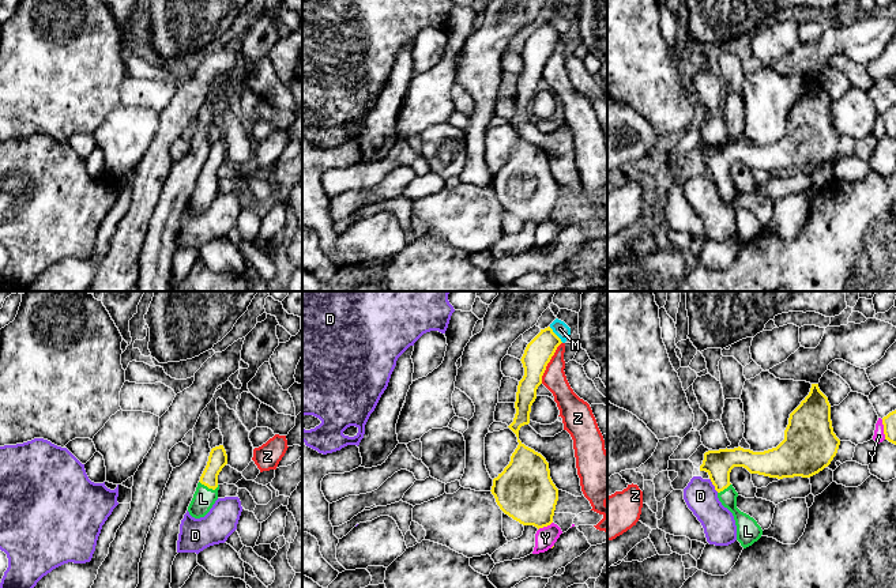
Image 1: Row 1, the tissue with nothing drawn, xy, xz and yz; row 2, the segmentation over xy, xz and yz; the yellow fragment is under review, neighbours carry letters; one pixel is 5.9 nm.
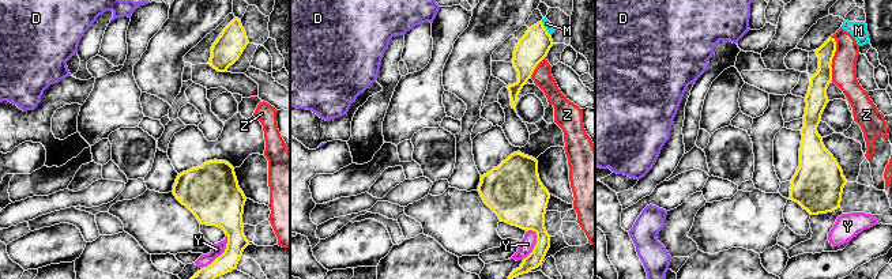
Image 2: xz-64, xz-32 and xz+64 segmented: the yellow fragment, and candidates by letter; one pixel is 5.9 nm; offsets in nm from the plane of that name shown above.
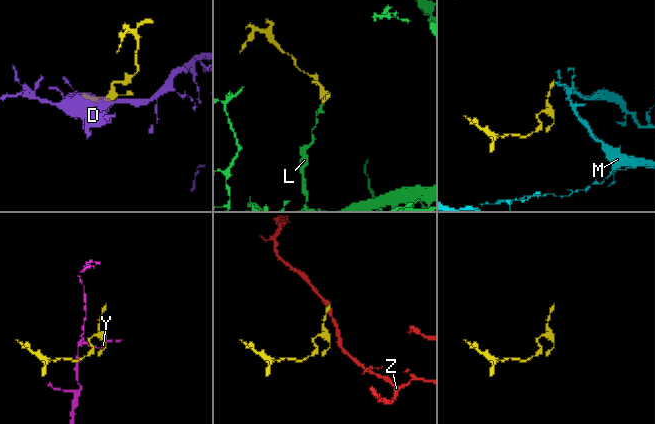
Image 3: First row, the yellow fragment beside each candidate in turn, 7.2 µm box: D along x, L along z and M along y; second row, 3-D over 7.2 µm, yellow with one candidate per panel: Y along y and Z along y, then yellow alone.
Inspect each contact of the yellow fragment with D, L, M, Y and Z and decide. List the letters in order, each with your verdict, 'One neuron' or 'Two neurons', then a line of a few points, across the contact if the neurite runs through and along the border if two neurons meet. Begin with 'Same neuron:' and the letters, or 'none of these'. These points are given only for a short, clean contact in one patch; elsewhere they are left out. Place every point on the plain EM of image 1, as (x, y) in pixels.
Same neuron: L
D: Two neurons. Line: yz (710, 173), (718, 187)
L: One neuron. Line: xy (218, 154), (210, 169), (209, 183), (203, 193)
M: Two neurons. Line: xz (549, 22), (563, 37)
Y: Two neurons
Z: Two neurons. Line: xz (561, 37), (548, 59), (541, 78)

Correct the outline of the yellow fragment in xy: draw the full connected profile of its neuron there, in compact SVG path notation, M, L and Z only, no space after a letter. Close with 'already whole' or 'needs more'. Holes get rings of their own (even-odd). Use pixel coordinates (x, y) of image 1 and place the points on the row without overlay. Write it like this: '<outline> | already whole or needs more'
M223 140L212 143L193 193L188 201L188 207L192 212L204 212L218 195L218 170L226 159L227 150Z | needs more

